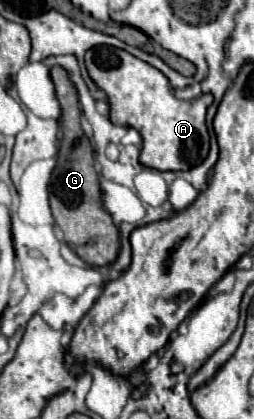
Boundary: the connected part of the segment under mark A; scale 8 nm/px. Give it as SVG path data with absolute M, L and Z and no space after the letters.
M94 46L86 52L84 60L88 76L108 96L110 120L140 132L144 142L140 152L142 166L154 170L190 170L208 156L210 140L204 116L214 100L210 94L202 94L194 102L180 100L160 70L112 46Z

